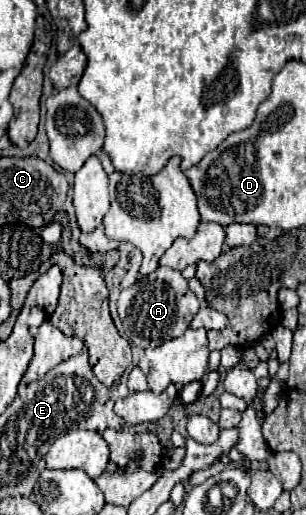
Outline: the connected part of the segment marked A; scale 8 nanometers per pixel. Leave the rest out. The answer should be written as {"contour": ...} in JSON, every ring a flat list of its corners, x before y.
{"contour":[[159,267,129,289,121,291,117,299,117,311,129,343,139,349,147,349,161,345,161,341,181,337,189,327,193,315,199,311,199,299,195,299,195,295,189,291,187,281,179,271]]}

